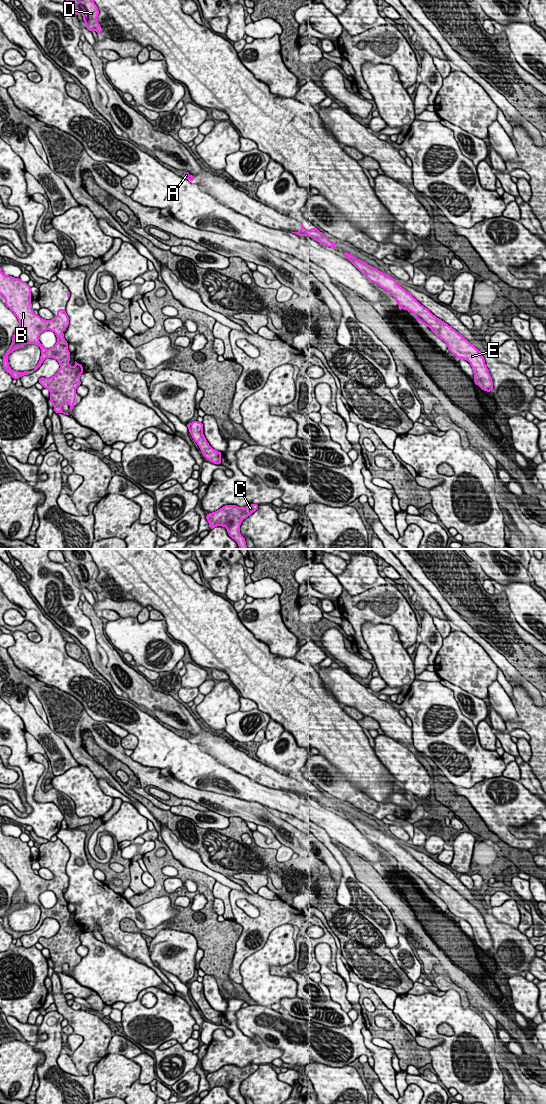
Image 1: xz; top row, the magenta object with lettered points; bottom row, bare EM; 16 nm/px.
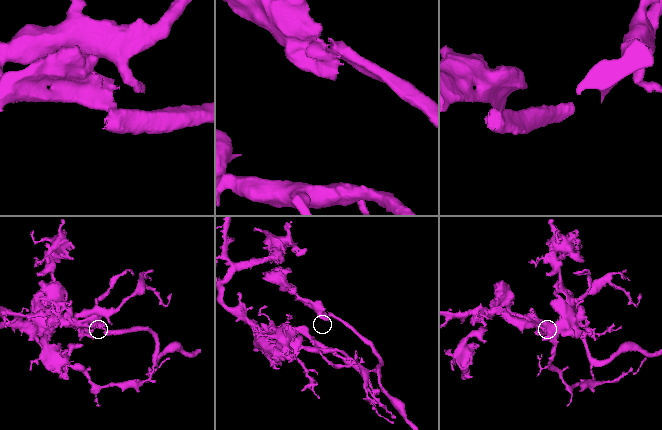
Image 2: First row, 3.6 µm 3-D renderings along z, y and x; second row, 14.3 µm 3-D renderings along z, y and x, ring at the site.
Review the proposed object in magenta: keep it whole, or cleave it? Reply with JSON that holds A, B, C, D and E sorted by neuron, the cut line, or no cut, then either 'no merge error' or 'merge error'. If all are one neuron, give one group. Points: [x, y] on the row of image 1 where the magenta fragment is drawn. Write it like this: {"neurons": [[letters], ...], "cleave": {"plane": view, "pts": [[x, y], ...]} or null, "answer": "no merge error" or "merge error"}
{"neurons": [["A"], ["B", "C", "D", "E"]], "cleave": {"plane": "xz", "pts": [[297, 232], [304, 234]]}, "answer": "merge error"}

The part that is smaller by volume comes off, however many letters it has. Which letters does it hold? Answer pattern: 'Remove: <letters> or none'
Remove: A

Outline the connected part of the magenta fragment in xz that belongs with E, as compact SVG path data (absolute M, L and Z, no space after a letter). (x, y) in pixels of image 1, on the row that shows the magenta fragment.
M343 252L347 259L370 281L389 292L402 309L414 313L415 318L443 340L448 350L457 358L468 361L474 373L474 382L484 391L491 392L493 381L481 352L449 326L421 305L409 292L402 288L390 275L384 274L353 255Z

